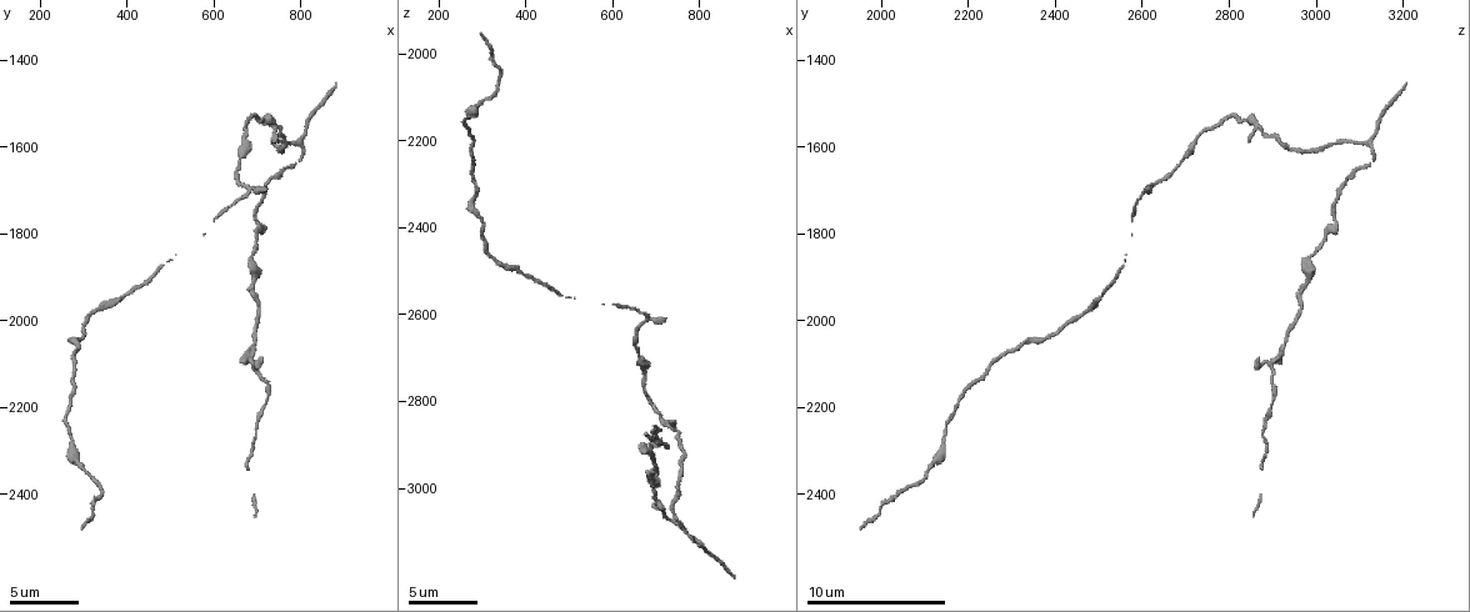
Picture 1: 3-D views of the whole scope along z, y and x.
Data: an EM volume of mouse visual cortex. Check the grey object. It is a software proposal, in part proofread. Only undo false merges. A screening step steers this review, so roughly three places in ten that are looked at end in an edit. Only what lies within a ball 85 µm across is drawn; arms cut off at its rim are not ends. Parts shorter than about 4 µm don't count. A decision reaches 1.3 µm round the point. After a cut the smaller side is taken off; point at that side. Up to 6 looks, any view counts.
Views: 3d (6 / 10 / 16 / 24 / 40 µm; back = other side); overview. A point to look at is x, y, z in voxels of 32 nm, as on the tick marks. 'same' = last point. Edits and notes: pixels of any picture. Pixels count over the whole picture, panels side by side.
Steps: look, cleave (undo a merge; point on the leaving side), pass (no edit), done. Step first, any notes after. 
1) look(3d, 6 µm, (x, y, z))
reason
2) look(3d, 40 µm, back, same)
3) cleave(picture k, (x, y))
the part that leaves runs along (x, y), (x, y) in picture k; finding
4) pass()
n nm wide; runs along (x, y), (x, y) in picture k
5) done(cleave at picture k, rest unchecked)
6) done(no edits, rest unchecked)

look(3d, 6 µm, (665, 1685, 2615))

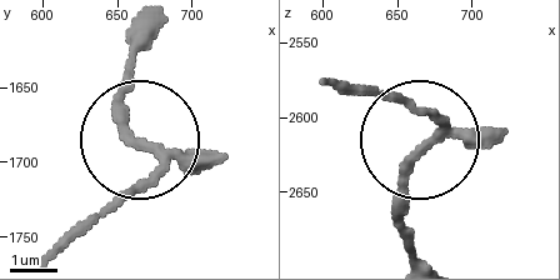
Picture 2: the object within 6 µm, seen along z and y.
pass()
3 arms; continuous, no second cell

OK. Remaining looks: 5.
look(3d, 10 µm, (695, 2100, 2900))
calibre changes

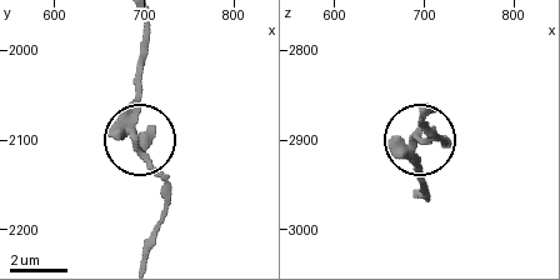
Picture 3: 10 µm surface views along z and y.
pass()
240 nm wide; runs along (143, 26), (135, 126), (145, 163), (169, 204) in picture 3; continuous, no second cell

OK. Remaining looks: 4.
look(3d, 10 µm, (800, 1595, 3130))
branch point

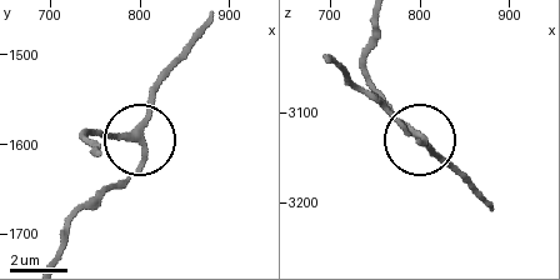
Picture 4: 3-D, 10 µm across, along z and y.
pass()
runs along (379, 21), (364, 64), (366, 85), (455, 169) in picture 4; one cell here

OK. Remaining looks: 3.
done(no edits, rest unchecked)

